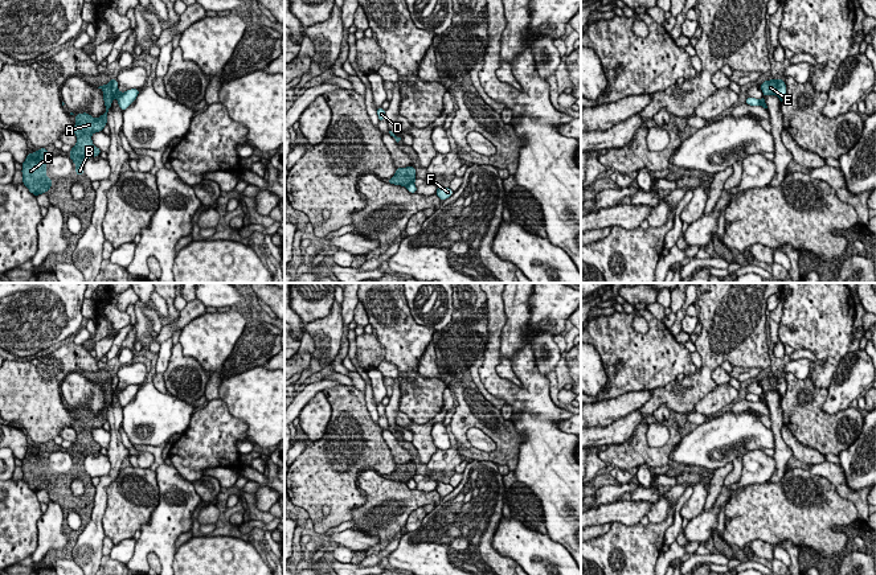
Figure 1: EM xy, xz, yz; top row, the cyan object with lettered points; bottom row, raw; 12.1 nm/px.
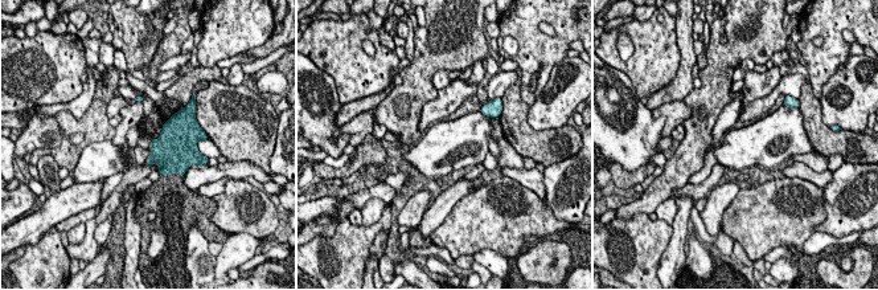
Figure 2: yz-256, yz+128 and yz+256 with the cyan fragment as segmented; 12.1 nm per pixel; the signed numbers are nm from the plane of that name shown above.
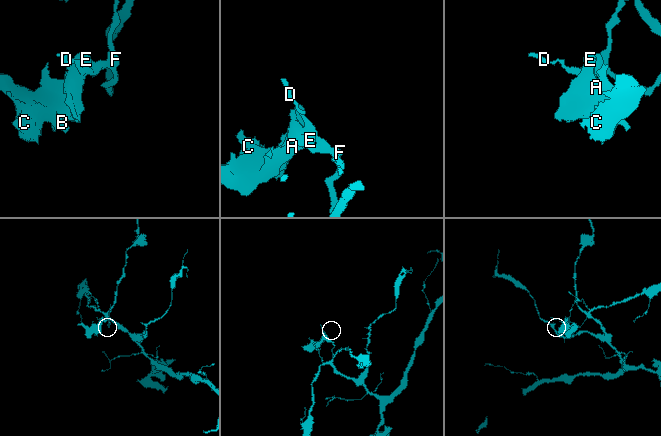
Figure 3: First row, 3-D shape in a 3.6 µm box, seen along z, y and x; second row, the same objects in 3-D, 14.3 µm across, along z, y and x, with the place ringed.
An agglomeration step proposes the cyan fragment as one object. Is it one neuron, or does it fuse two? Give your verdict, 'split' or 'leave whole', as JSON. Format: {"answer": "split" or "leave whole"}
{"answer": "split"}

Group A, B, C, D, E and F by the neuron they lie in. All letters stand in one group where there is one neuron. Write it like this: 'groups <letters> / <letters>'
groups A B C E / D F

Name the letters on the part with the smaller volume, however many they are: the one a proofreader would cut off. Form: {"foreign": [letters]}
{"foreign": ["A", "B", "C", "E"]}

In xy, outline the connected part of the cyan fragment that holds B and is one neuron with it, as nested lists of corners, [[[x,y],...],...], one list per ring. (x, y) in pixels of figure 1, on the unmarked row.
[[[111,375],[106,382],[101,381],[98,385],[103,387],[106,408],[98,415],[93,414],[87,408],[74,411],[77,420],[71,424],[71,428],[77,431],[77,440],[69,448],[69,453],[75,460],[77,472],[85,471],[83,461],[87,455],[101,451],[101,445],[93,440],[91,431],[103,427],[107,420],[107,408],[112,401]]]

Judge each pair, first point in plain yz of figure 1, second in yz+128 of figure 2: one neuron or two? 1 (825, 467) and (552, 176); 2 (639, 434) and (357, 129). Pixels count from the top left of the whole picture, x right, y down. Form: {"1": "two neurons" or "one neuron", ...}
{"1": "two neurons", "2": "two neurons"}

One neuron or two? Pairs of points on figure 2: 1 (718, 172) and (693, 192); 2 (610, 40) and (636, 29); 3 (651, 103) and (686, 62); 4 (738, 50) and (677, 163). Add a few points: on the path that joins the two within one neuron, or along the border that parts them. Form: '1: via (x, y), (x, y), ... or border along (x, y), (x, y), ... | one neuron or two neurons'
1: via (712, 179), (700, 190) | one neuron
2: via (614, 56), (630, 62), (639, 45) | one neuron
3: via (663, 96), (684, 74) | one neuron
4: via (717, 78), (710, 115), (698, 135) | one neuron

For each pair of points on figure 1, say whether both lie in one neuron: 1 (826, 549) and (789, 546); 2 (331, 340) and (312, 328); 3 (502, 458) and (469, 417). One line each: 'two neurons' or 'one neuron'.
1: two neurons
2: one neuron
3: one neuron

